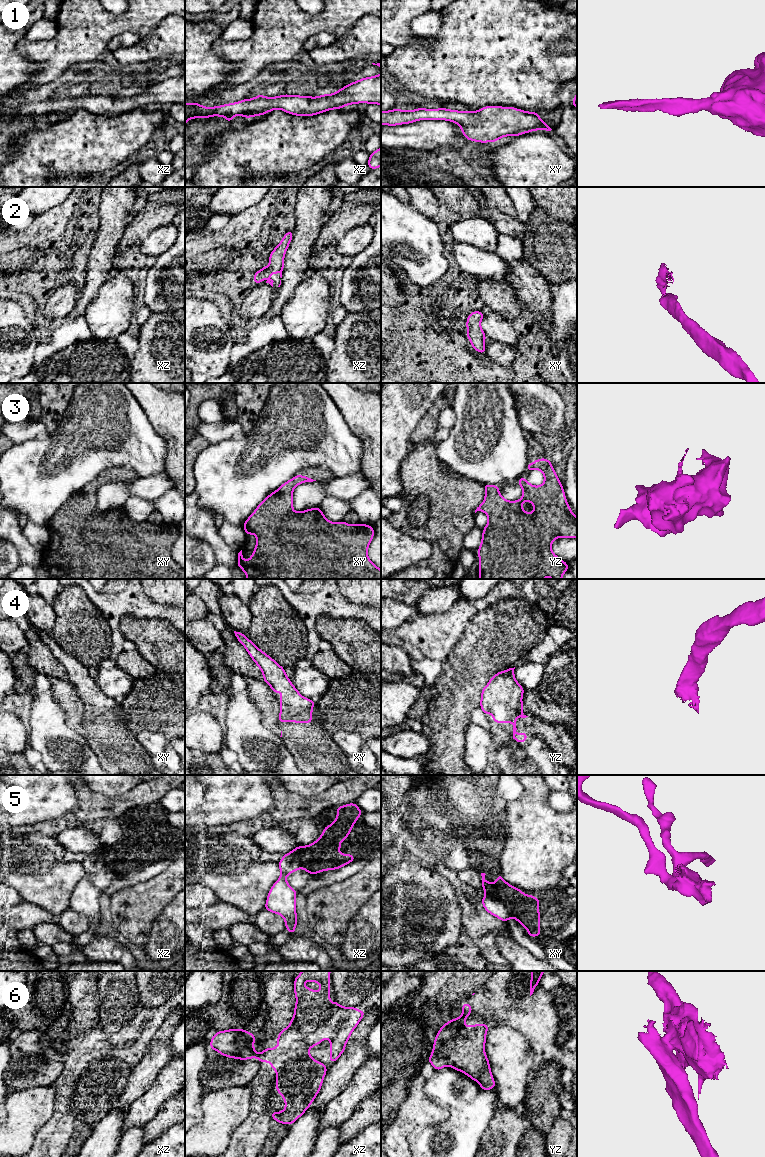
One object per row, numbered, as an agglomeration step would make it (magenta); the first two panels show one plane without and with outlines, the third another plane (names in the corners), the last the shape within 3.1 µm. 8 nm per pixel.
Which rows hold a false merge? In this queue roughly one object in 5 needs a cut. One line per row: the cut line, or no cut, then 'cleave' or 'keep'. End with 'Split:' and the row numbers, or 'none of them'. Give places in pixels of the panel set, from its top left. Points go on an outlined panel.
1: cut none; keep
2: cut none; keep
3: cut none; keep
4: cut none; keep
5: cut xy (486, 893), (498, 898), (512, 916); cleave
6: cut xz (261, 1054), (262, 1061); cleave
Split: 5, 6

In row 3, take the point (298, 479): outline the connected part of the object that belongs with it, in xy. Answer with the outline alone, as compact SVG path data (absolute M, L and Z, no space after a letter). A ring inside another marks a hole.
M296 475L291 480L283 483L279 489L269 494L249 516L246 522L242 525L246 532L246 537L249 534L254 534L257 537L256 546L249 560L243 560L242 550L238 553L237 567L240 567L246 574L247 579L381 579L381 570L368 558L367 551L370 542L374 537L373 526L362 523L350 525L344 521L337 523L327 520L321 511L320 507L311 508L302 512L293 511L293 489L304 482L313 482L307 476Z

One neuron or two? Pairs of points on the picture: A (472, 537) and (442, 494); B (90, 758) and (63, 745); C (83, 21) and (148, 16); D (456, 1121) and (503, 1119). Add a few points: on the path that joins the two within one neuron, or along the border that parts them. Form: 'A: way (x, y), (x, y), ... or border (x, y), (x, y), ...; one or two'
A: border (474, 525), (464, 538), (463, 546); two
B: way (83, 758), (70, 752); one
C: way (99, 21), (132, 20); one
D: border (498, 1104), (490, 1124), (480, 1141); two

